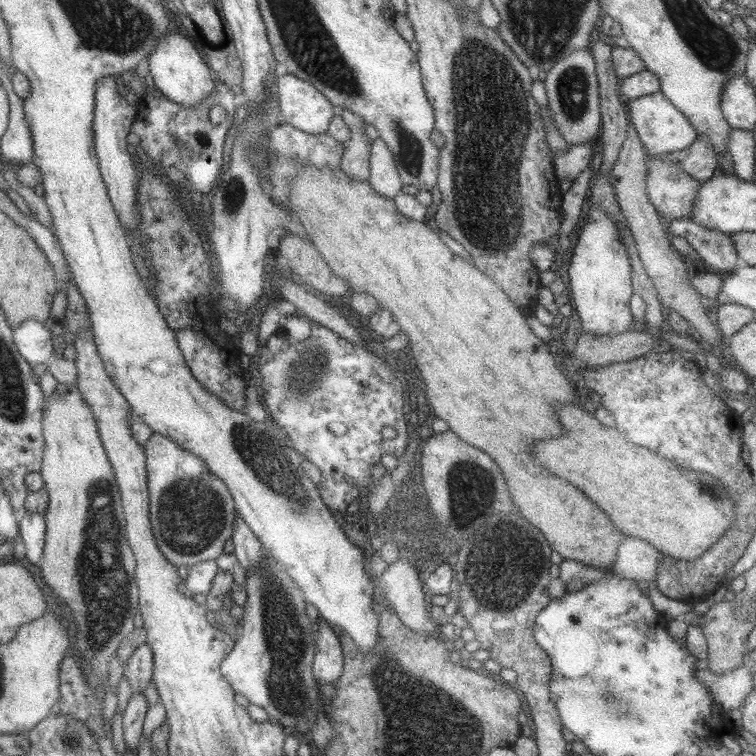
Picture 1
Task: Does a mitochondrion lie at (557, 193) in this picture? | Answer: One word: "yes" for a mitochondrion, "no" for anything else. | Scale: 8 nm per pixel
no

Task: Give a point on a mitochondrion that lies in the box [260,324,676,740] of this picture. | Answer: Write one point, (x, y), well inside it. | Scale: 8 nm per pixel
(286, 640)

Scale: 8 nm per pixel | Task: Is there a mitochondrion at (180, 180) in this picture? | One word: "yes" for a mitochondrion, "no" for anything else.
no

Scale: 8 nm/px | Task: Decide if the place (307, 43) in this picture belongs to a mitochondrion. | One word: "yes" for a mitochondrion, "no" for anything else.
yes

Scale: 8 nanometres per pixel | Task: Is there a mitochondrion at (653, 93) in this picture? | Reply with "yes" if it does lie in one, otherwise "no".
no

